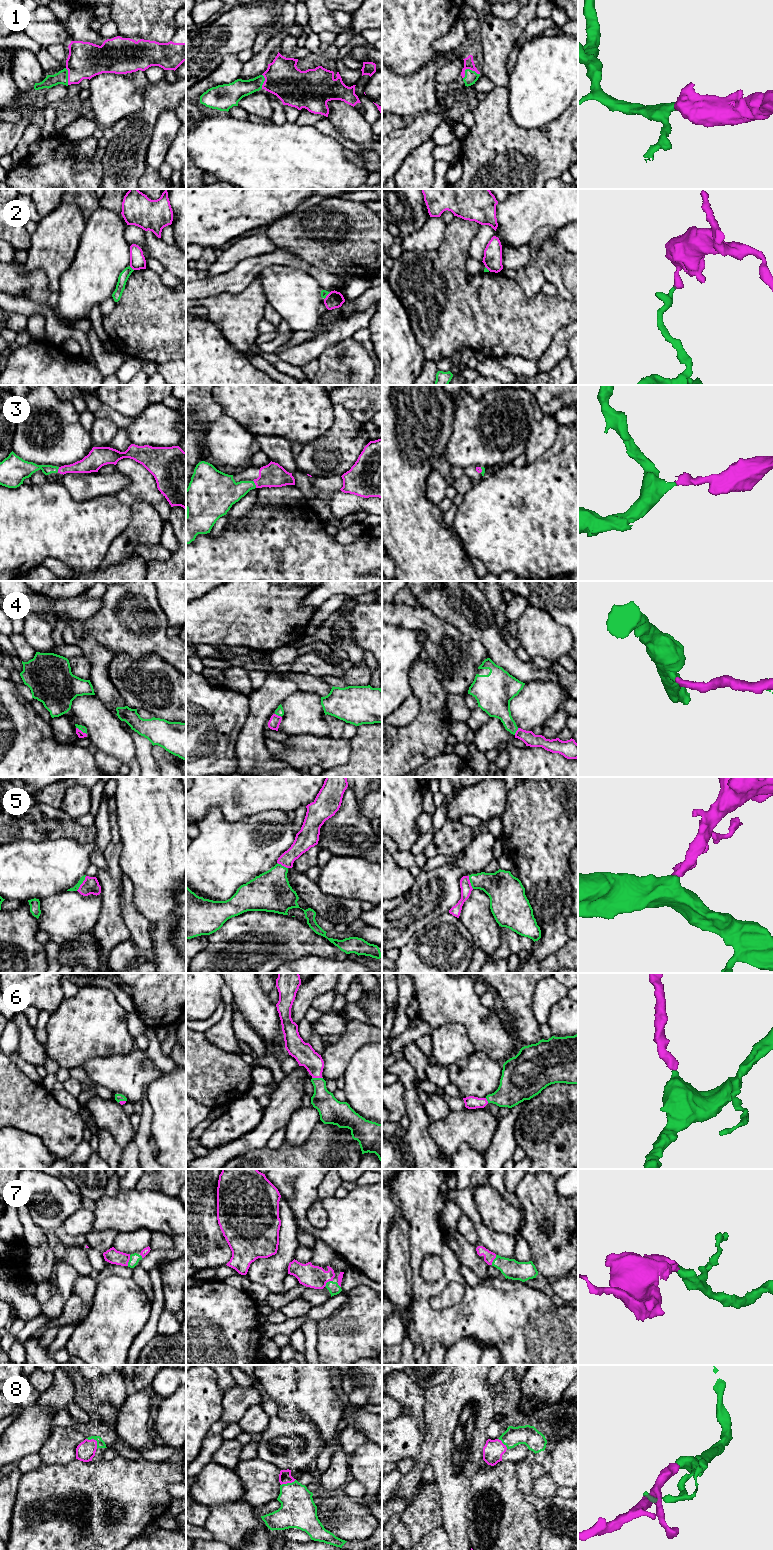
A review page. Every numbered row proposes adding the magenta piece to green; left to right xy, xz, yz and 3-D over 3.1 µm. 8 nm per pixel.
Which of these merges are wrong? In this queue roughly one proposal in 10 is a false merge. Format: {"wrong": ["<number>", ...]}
{"wrong": ["2"]}

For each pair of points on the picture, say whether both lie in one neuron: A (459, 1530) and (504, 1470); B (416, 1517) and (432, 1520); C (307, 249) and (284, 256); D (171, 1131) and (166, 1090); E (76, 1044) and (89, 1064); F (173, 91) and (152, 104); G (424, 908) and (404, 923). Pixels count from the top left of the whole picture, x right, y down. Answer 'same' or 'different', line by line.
A: different
B: same
C: different
D: same
E: different
F: same
G: same

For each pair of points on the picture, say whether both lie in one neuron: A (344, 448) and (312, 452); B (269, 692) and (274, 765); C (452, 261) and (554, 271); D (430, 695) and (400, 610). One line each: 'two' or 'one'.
A: one
B: one
C: two
D: two

